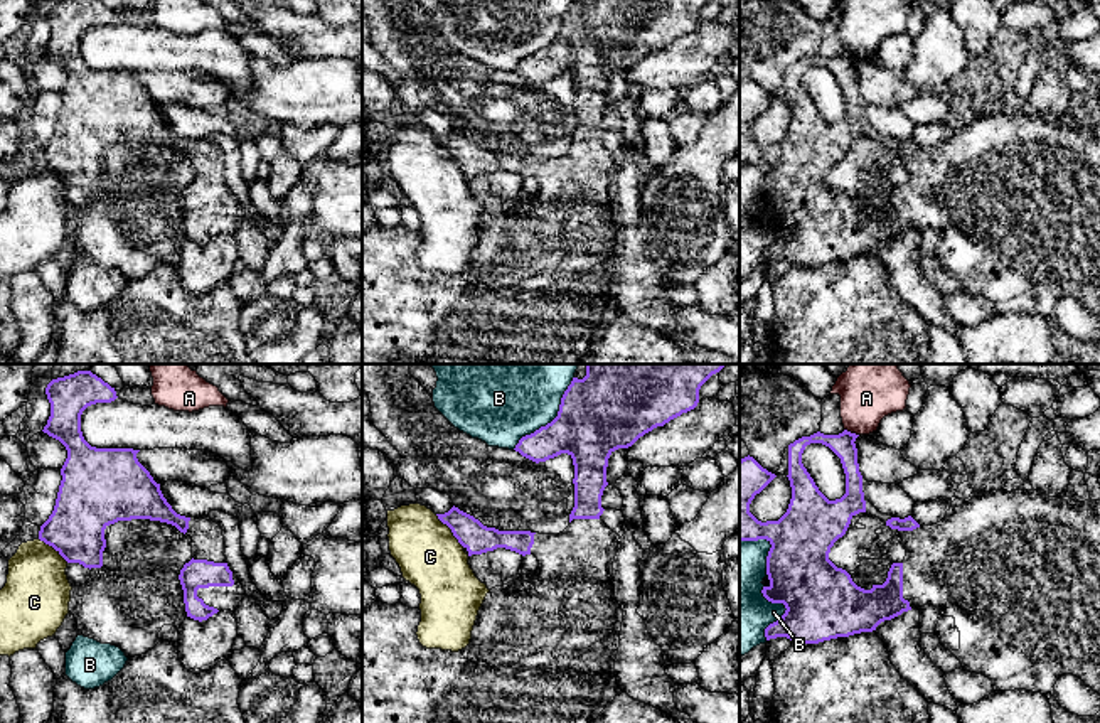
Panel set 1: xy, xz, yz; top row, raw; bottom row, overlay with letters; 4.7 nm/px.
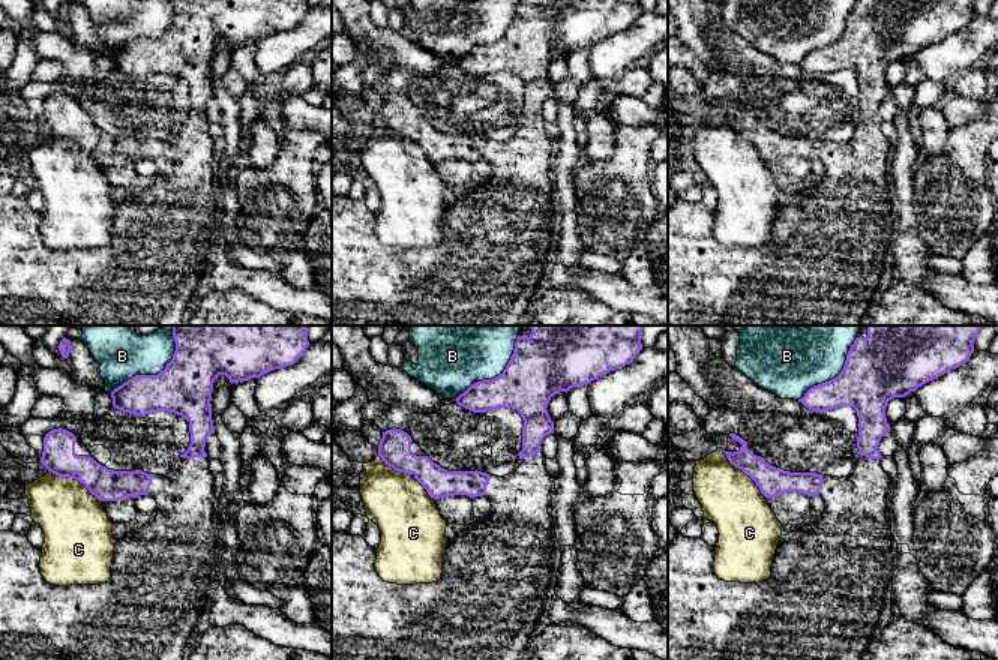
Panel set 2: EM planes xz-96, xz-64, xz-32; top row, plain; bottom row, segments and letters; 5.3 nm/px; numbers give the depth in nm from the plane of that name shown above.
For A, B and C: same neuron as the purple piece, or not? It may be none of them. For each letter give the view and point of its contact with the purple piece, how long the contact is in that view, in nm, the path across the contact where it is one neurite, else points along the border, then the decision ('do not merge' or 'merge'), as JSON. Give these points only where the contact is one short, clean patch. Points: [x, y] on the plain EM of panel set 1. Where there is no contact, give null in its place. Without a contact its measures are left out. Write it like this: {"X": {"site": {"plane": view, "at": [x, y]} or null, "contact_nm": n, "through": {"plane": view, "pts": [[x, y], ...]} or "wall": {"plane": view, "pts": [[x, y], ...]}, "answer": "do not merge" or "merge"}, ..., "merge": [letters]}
{"A": {"site": {"plane": "yz", "at": [849, 54]}, "contact_nm": 80, "wall": {"plane": "yz", "pts": [[844, 51], [858, 58]]}, "answer": "do not merge"}, "B": {"site": {"plane": "xz", "at": [553, 42]}, "contact_nm": 460, "answer": "do not merge"}, "C": {"site": {"plane": "xz", "at": [452, 154]}, "contact_nm": 220, "answer": "do not merge"}, "merge": []}

